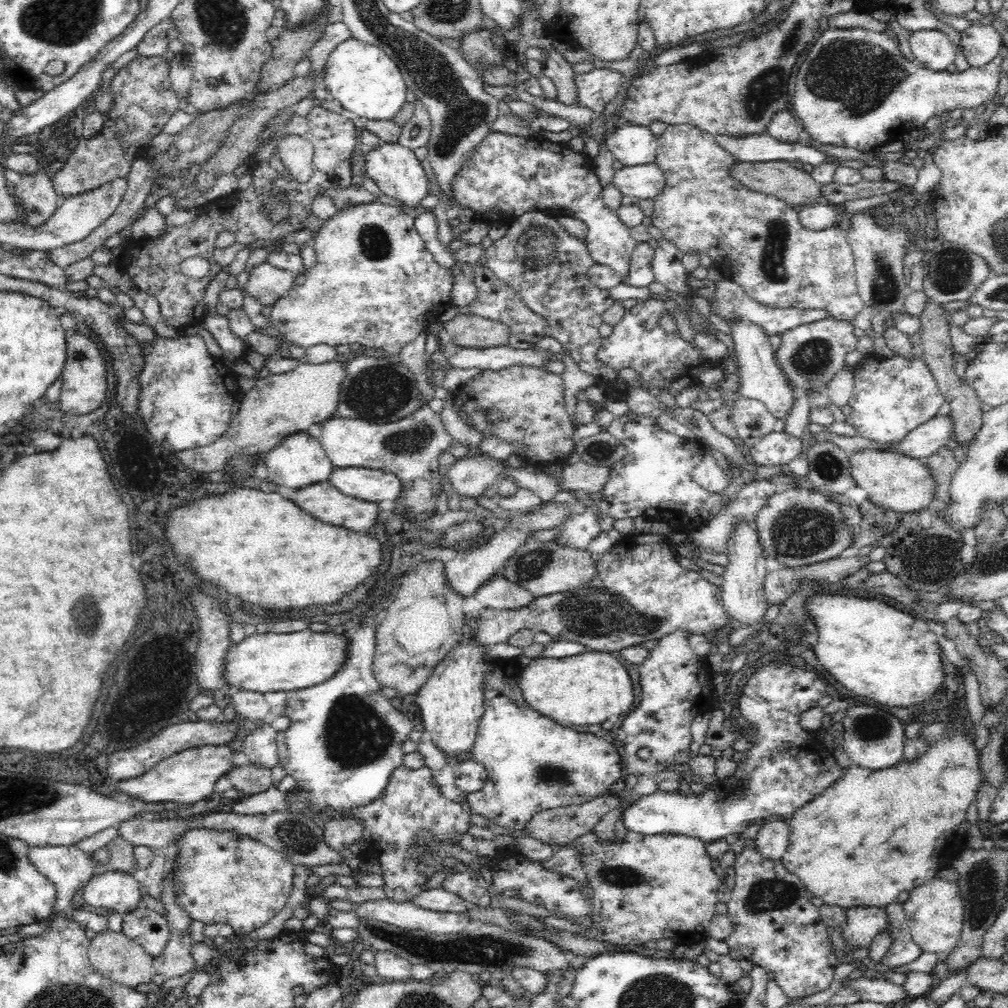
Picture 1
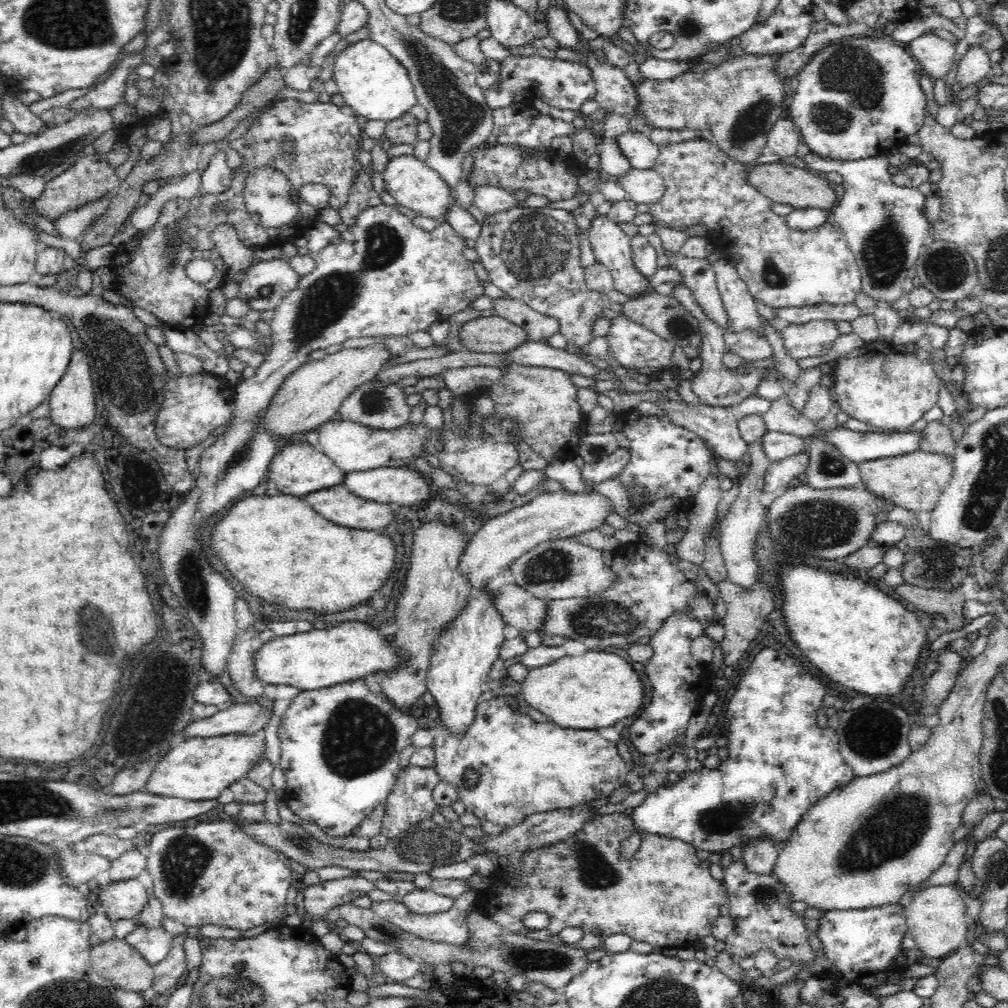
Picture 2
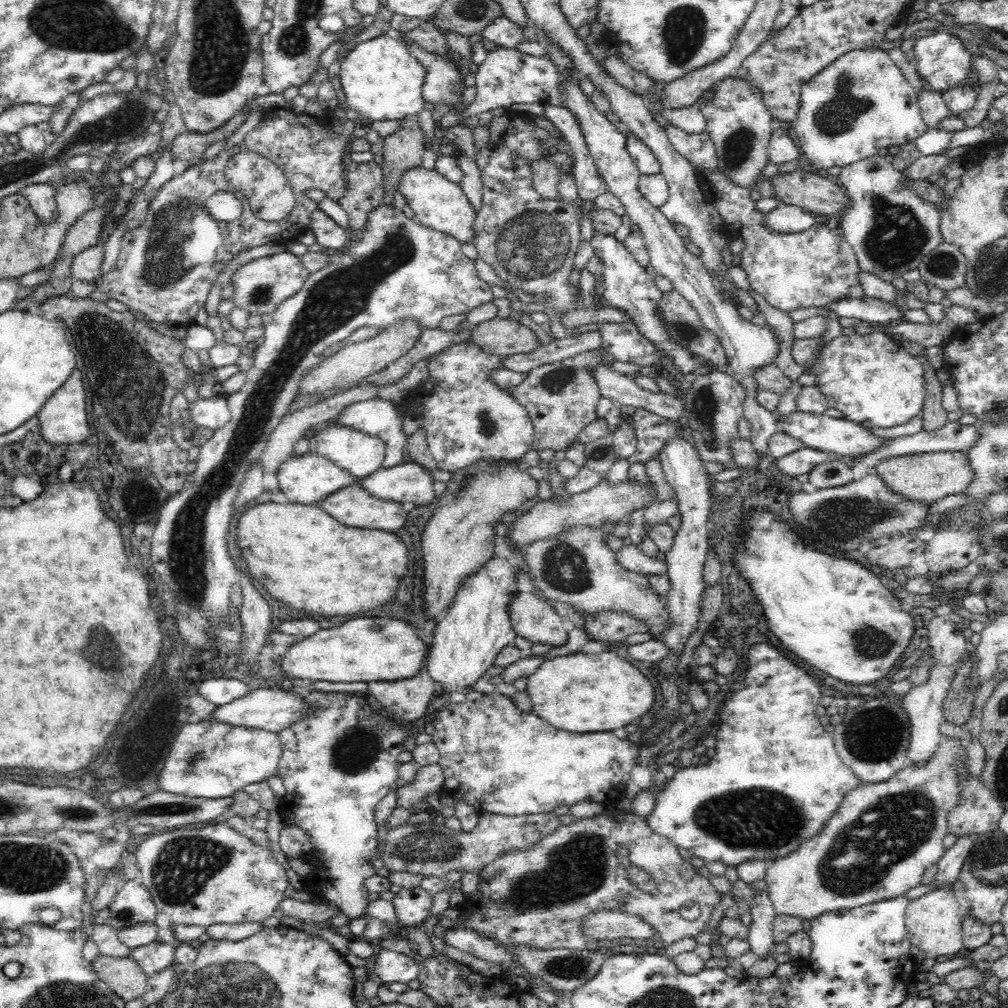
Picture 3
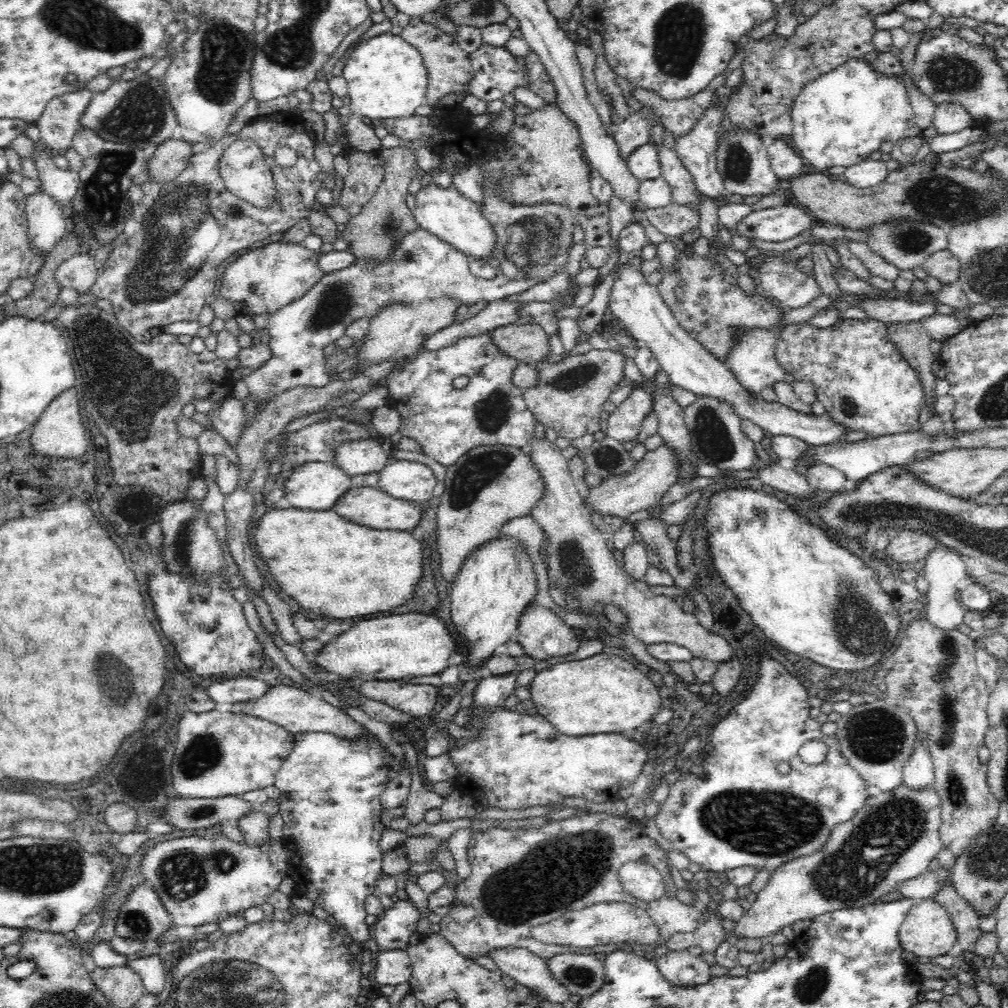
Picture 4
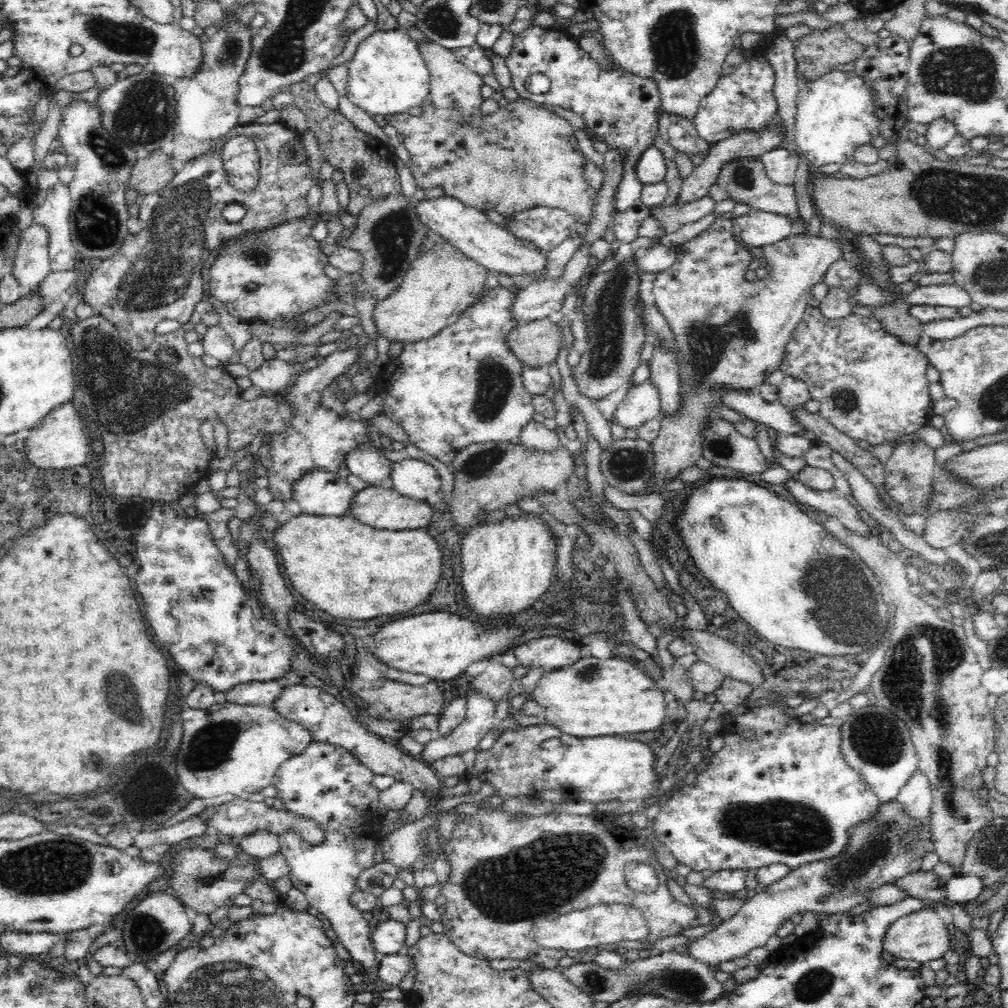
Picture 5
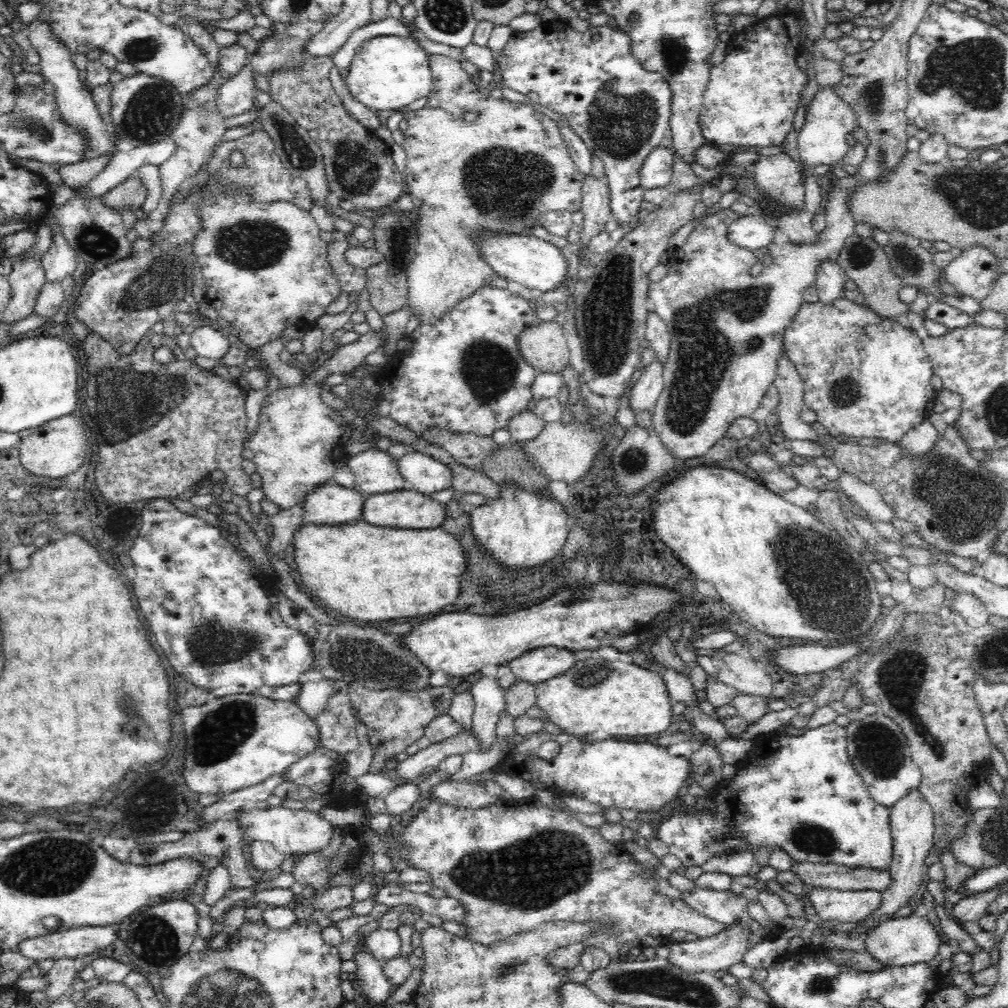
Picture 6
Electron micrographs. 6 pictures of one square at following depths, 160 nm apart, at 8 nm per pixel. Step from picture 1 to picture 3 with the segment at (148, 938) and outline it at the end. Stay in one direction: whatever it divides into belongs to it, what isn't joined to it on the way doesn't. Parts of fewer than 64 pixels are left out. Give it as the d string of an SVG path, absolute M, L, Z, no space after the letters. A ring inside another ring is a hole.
M150 942L146 946L132 949L131 955L148 976L165 969L175 960L175 946L162 942Z

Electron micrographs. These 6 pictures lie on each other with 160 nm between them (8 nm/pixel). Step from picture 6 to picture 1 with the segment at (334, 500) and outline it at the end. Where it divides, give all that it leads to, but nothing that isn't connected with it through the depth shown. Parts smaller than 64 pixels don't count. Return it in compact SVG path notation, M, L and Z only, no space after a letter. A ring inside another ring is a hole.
M297 432L287 437L265 456L265 469L262 472L264 478L276 486L287 486L294 490L310 483L327 481L335 467L327 458L320 440L308 432Z

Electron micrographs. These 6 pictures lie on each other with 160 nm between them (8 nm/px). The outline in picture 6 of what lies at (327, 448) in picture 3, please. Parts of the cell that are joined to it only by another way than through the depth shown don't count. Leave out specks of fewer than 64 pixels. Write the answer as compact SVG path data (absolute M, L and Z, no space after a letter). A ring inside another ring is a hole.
M370 448L345 460L366 500L372 493L387 493L409 487L399 475L396 459L387 452Z

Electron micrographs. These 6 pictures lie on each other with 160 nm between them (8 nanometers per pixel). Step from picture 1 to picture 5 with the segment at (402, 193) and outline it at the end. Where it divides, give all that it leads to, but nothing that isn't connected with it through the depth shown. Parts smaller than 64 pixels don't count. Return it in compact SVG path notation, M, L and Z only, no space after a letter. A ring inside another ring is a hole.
M450 195L423 199L415 207L420 220L426 224L431 234L441 236L447 244L488 271L508 274L513 278L520 275L538 275L541 278L543 275L547 261L546 251L535 248L529 240L519 240L503 226L490 221L482 211Z

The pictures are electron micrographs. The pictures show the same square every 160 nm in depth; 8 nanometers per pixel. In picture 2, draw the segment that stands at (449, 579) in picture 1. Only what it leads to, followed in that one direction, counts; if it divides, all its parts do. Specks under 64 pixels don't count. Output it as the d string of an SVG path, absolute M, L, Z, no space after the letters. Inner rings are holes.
M594 490L586 494L558 491L536 495L533 500L520 507L514 507L505 514L488 519L486 524L469 538L459 560L460 572L467 578L472 588L476 590L482 588L490 582L491 578L497 577L502 569L510 567L517 558L526 551L532 550L538 543L550 539L568 539L594 529L598 530L612 511L614 509L608 498Z

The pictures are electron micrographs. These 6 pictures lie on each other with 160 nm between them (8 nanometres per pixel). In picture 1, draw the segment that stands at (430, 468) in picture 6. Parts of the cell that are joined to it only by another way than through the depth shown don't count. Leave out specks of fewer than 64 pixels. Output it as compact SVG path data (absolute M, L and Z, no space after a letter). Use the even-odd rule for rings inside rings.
M336 467L327 480L346 496L366 502L395 501L401 491L401 480L388 470L363 467Z

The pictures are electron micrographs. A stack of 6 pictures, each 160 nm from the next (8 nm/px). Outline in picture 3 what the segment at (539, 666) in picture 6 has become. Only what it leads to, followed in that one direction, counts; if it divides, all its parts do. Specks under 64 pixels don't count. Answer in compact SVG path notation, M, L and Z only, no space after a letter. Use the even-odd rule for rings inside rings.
M525 587L510 599L509 615L517 636L533 644L552 644L556 647L564 644L568 638L562 618L554 606Z

